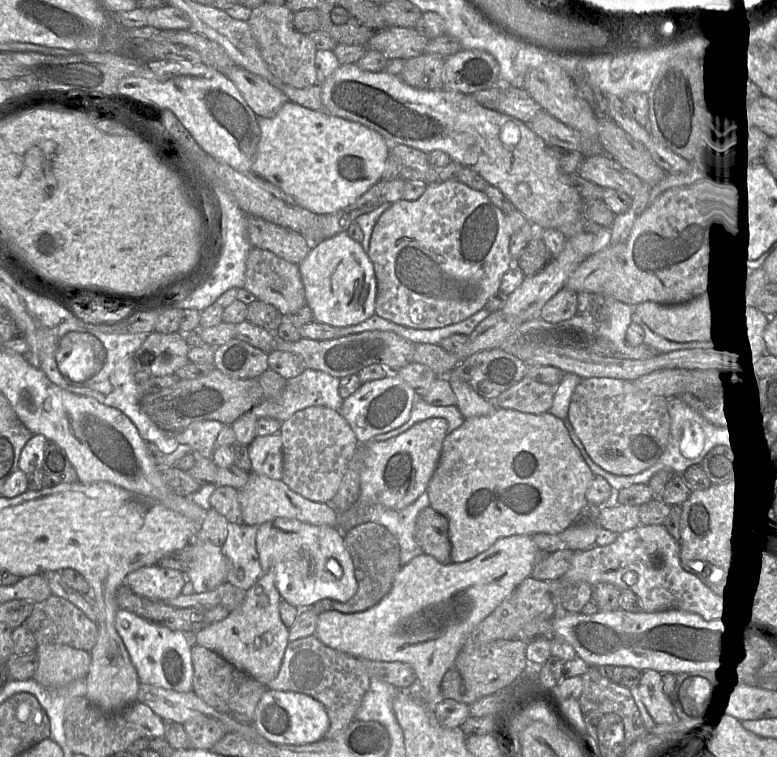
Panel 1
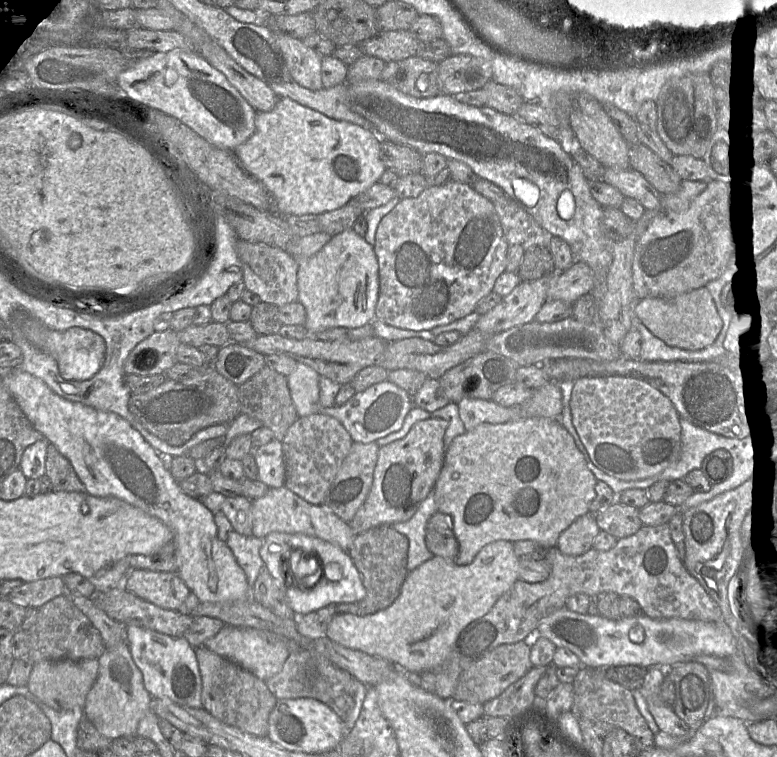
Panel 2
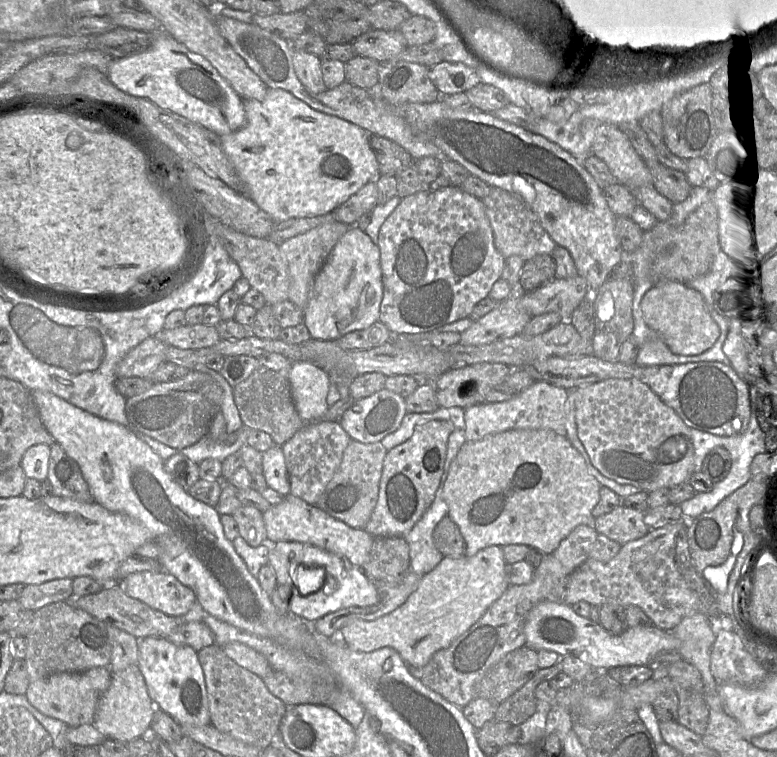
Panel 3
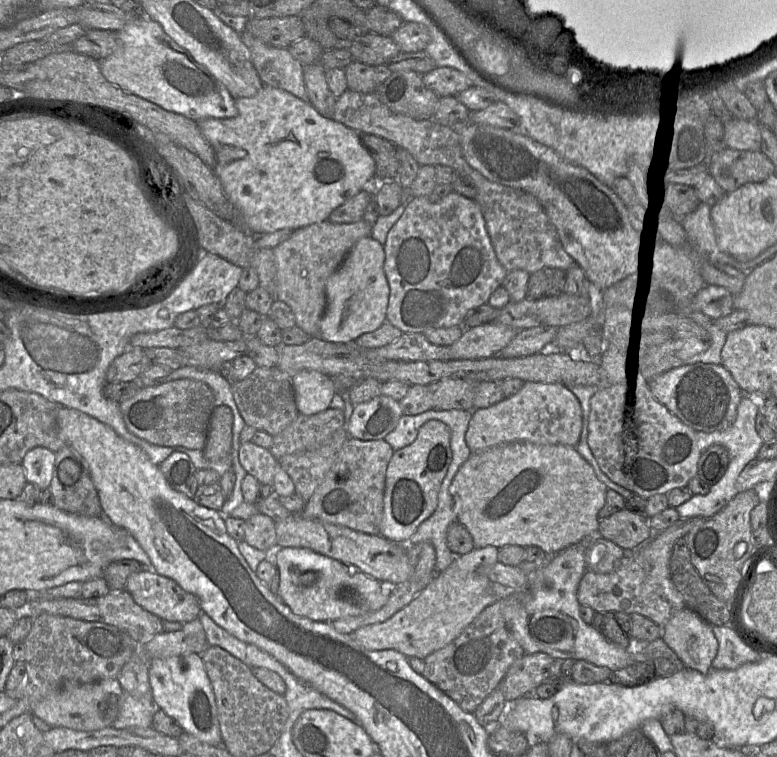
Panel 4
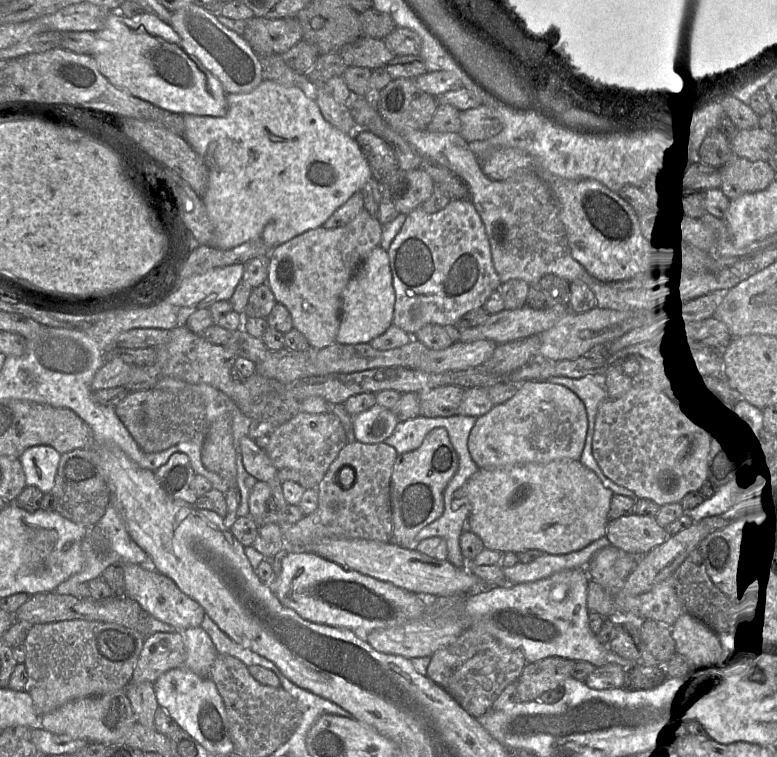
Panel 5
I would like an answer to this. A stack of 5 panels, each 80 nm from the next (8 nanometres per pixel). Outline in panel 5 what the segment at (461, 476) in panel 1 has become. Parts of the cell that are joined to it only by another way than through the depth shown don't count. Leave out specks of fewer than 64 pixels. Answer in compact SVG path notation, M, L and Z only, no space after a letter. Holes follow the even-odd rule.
M564 459L544 464L527 463L507 468L478 469L454 492L454 497L468 498L471 510L466 528L482 540L486 549L517 554L535 549L544 554L560 555L581 550L605 536L613 494L580 460Z

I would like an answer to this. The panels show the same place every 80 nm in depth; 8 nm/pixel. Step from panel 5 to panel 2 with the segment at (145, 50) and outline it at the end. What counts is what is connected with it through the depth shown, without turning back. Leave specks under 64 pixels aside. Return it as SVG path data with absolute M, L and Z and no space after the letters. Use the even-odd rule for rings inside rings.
M173 49L169 52L155 53L148 58L132 62L126 70L119 74L118 86L129 100L134 100L177 118L210 144L220 149L234 151L255 131L257 111L229 83L222 72L214 68L196 52Z

